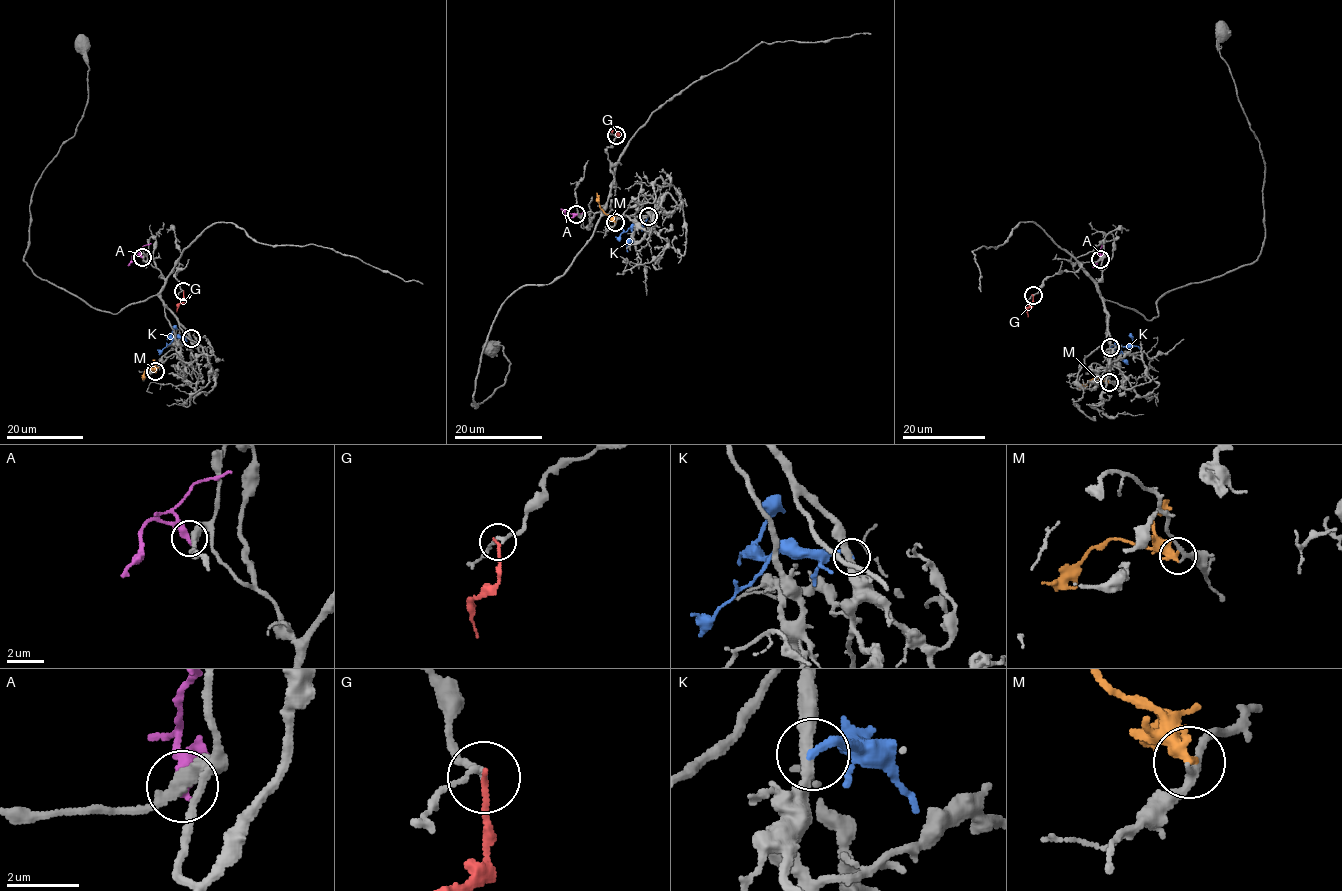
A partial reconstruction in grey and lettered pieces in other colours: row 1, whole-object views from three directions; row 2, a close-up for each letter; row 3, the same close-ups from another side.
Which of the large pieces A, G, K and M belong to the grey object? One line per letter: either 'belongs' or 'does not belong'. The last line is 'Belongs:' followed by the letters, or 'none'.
A: does not belong
G: belongs
K: does not belong
M: does not belong
Belongs: G

